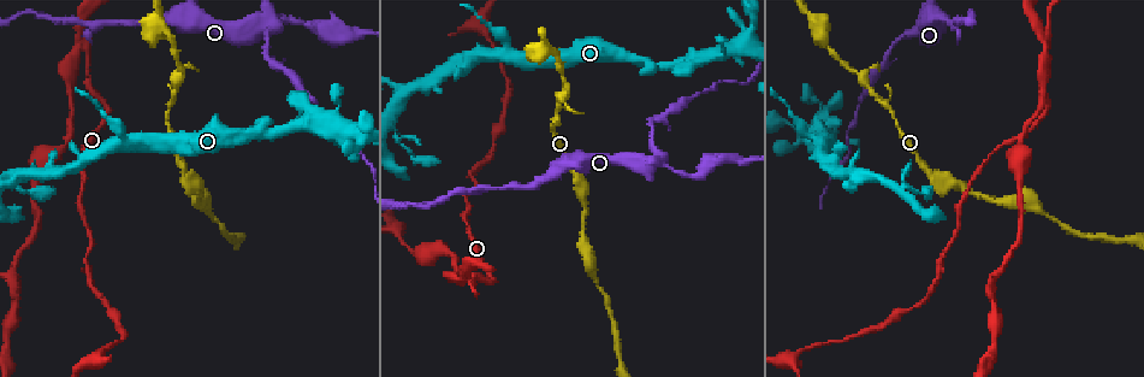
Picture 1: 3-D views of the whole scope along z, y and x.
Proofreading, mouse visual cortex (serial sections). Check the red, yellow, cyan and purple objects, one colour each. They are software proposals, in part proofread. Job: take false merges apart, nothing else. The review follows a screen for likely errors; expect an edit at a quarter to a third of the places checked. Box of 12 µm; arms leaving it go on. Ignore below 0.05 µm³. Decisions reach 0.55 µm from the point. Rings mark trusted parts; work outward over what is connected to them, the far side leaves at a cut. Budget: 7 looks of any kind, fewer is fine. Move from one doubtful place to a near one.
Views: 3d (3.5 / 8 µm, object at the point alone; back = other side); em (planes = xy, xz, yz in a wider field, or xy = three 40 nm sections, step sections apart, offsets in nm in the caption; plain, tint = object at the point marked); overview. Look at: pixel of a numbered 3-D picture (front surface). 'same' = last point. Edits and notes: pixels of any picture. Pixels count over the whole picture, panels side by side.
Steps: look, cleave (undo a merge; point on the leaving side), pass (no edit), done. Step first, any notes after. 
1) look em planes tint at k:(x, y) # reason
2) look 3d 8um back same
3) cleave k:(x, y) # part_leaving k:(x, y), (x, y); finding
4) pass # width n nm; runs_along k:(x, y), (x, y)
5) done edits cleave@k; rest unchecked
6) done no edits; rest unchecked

look 3d 8um back at 1:(659, 159)

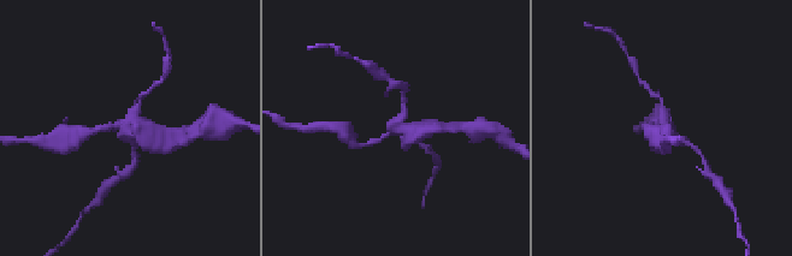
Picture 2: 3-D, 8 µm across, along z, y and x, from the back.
look 3d 3.5um at 2:(398, 126)

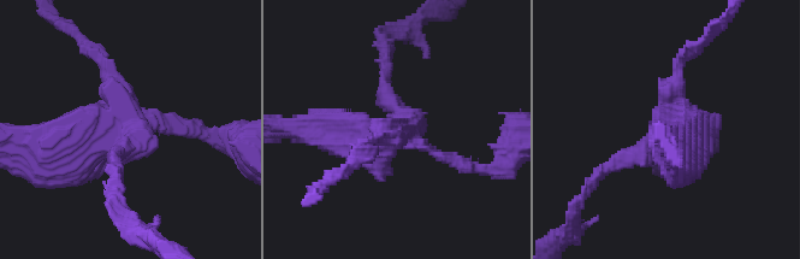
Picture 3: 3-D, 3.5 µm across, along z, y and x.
look em planes tint at 3:(400, 123) # arm_widths 200, 600 nm

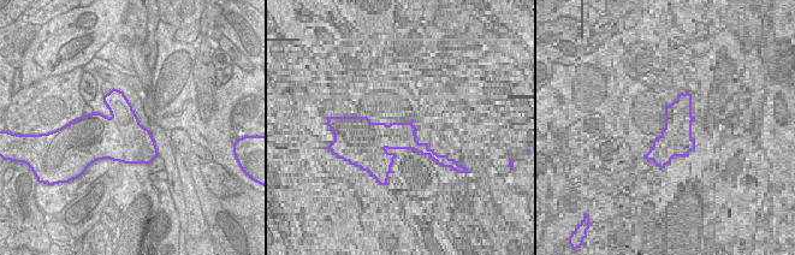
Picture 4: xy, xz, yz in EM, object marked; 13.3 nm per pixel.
cleave 3:(621, 156) # width 650 nm; two cells meet here

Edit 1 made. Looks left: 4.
look overview

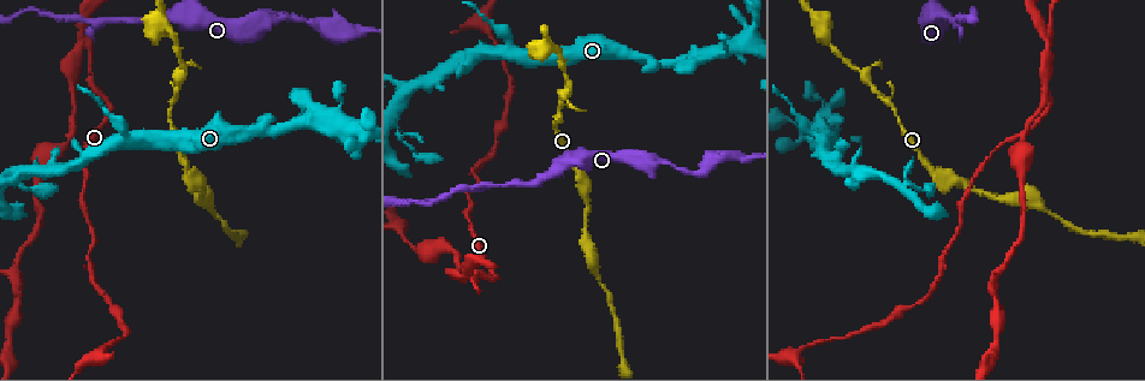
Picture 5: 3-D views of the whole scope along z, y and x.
look 3d 3.5um at 5:(110, 103)

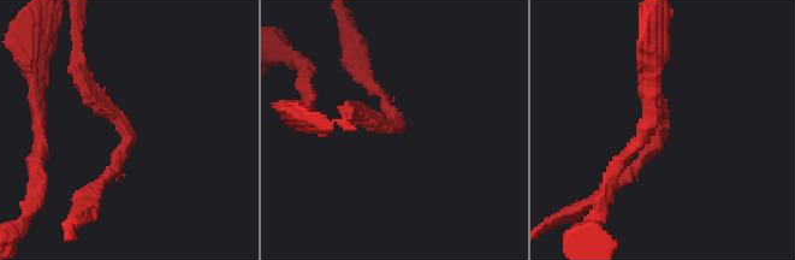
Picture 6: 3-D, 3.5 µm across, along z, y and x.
look em xy step 2 tint at 6:(664, 128) # arm_widths 150, 200 nm

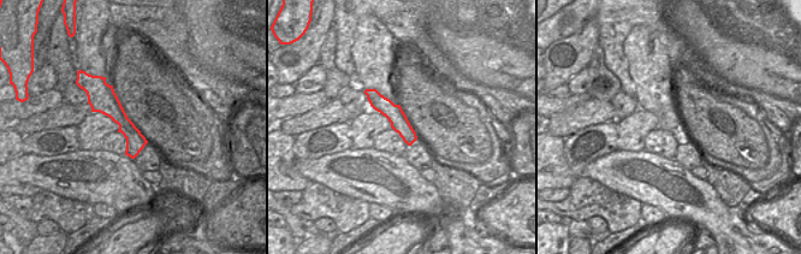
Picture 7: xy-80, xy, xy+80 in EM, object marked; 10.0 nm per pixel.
pass # runs_along 7:(99, 89), (131, 133), (132, 154); continuous, no second cell

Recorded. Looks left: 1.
done edits cleave@3; rest unchecked

